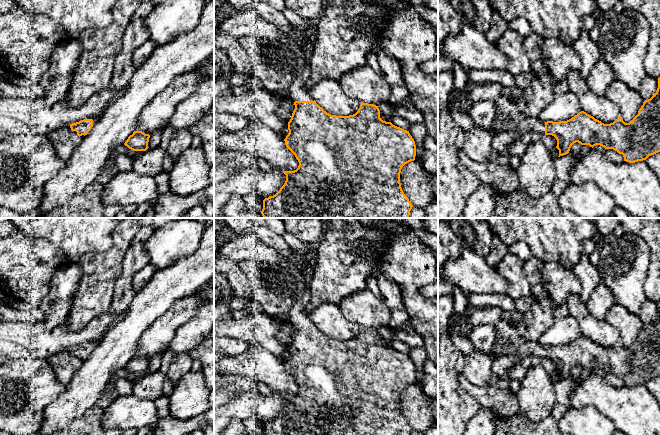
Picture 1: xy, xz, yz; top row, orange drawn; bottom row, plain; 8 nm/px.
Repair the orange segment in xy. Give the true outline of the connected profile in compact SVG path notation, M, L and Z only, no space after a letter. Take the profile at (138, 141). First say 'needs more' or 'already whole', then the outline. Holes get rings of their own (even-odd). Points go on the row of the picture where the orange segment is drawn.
already whole; M134 131L124 145L133 151L146 151L148 149L149 138L149 134L145 134L142 131Z

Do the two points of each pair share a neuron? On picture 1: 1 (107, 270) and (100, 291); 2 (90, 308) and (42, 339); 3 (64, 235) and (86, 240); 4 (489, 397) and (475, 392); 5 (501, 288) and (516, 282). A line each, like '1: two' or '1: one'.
1: one
2: two
3: one
4: one
5: two

